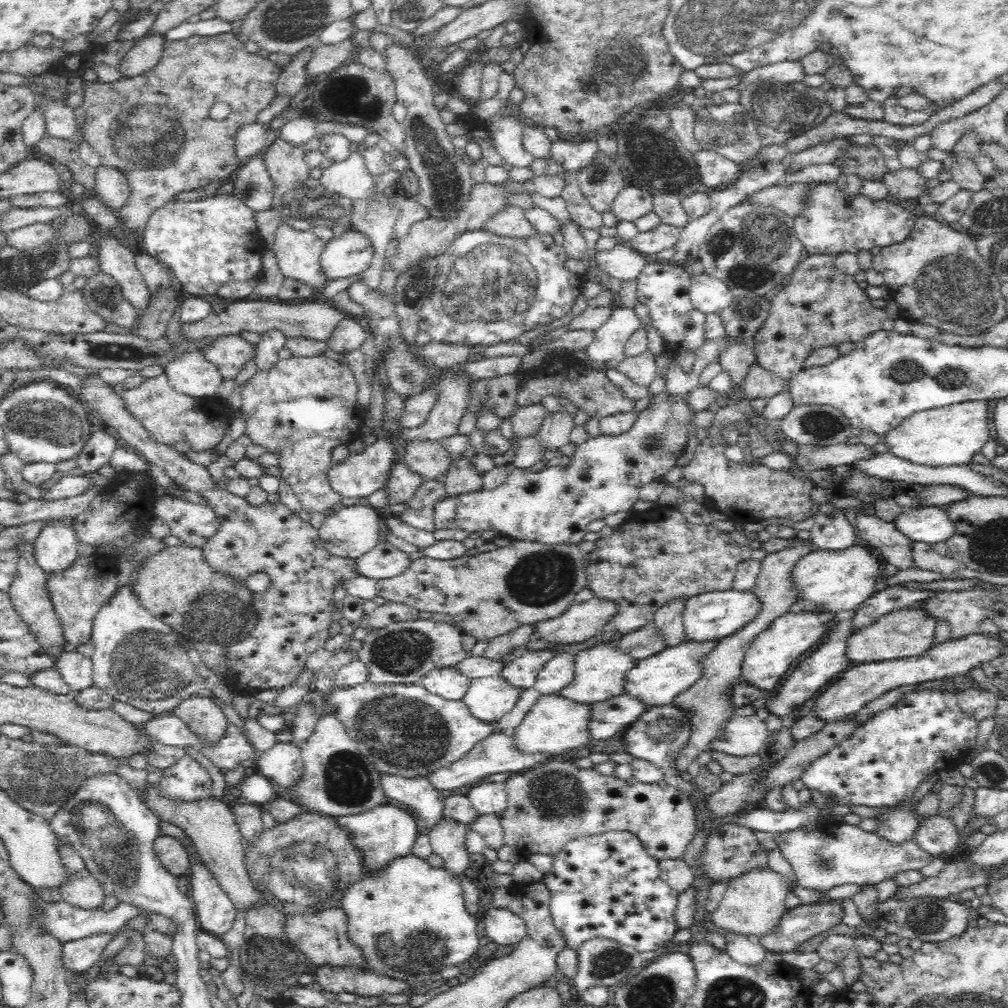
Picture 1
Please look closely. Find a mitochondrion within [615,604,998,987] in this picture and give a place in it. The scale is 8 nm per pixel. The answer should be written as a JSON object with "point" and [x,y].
{"point":[925,919]}

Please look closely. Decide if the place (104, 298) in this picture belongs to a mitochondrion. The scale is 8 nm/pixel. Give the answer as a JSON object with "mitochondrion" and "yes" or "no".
{"mitochondrion":"yes"}

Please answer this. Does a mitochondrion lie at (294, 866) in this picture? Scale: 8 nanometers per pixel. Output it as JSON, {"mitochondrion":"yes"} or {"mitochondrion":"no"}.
{"mitochondrion":"yes"}

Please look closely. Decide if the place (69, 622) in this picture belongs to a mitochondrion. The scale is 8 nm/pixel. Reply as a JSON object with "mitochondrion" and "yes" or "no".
{"mitochondrion":"no"}

